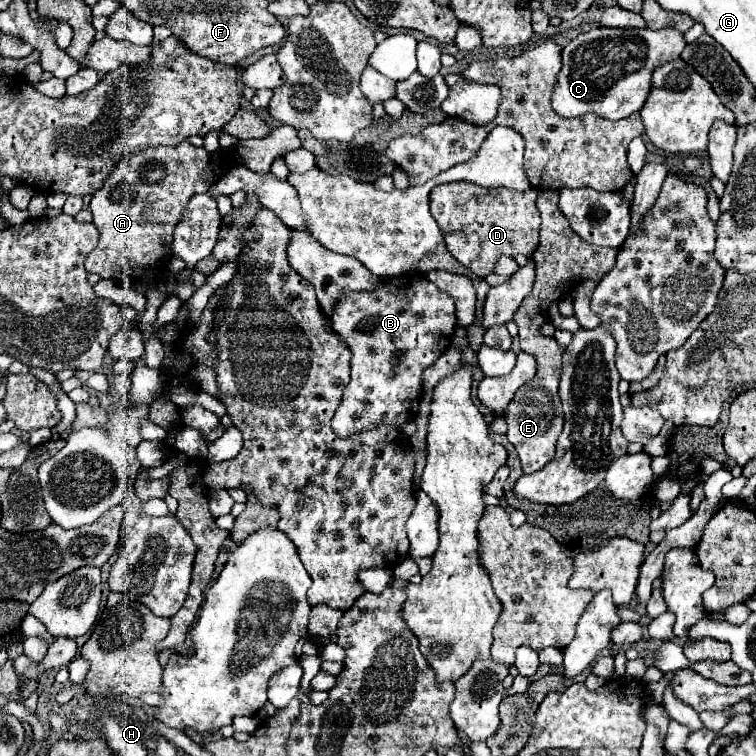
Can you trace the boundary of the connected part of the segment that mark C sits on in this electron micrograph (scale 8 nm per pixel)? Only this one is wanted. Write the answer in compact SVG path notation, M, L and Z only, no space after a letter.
M592 28L580 36L576 36L562 52L562 70L558 74L558 84L554 88L552 108L558 110L560 116L574 118L584 112L594 112L608 120L620 120L626 118L642 108L646 102L646 96L650 92L650 78L652 72L662 66L664 62L670 62L678 58L684 50L686 42L682 34L674 28L662 28L662 30L650 30L650 28Z

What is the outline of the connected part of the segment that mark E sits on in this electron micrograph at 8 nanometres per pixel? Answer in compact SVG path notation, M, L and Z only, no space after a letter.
M540 190L536 200L538 212L542 216L540 226L540 246L532 254L534 266L536 266L536 280L532 292L524 298L522 306L514 314L514 322L518 324L520 348L536 358L538 370L536 376L518 388L514 400L504 410L506 422L508 422L508 440L514 444L524 474L532 474L540 468L544 468L556 452L556 440L564 426L564 412L562 402L558 396L558 382L562 374L562 352L564 348L552 340L546 338L540 328L544 322L548 322L548 306L554 300L560 300L568 296L568 292L574 288L574 284L580 284L586 278L598 278L598 274L608 272L616 262L616 248L598 248L574 234L570 230L570 224L566 216L558 210L558 190Z

